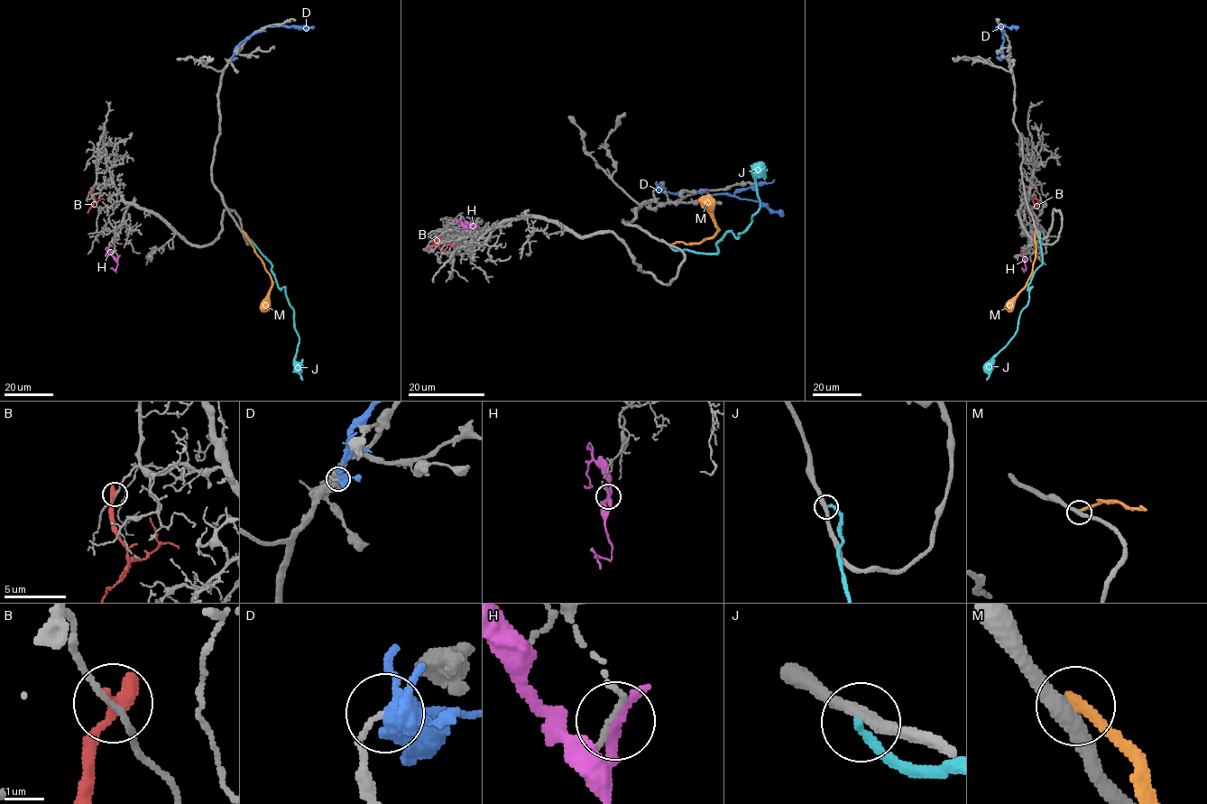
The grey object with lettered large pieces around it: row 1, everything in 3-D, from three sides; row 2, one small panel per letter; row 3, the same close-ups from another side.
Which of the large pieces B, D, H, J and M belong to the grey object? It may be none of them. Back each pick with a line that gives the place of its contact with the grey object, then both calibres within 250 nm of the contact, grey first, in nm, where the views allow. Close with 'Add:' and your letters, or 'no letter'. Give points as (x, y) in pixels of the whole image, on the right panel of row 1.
Add: no letter

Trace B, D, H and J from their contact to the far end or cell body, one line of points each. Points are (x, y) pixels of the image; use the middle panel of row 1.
B: (435, 244), (438, 239), (437, 244), (444, 250), (448, 244), (445, 241)
D: (655, 188), (658, 190), (680, 193), (728, 194), (757, 200), (783, 216)
H: (476, 227), (466, 227), (456, 219)
J: (669, 245), (715, 254), (727, 232), (736, 237), (760, 209), (753, 177), (765, 166)

